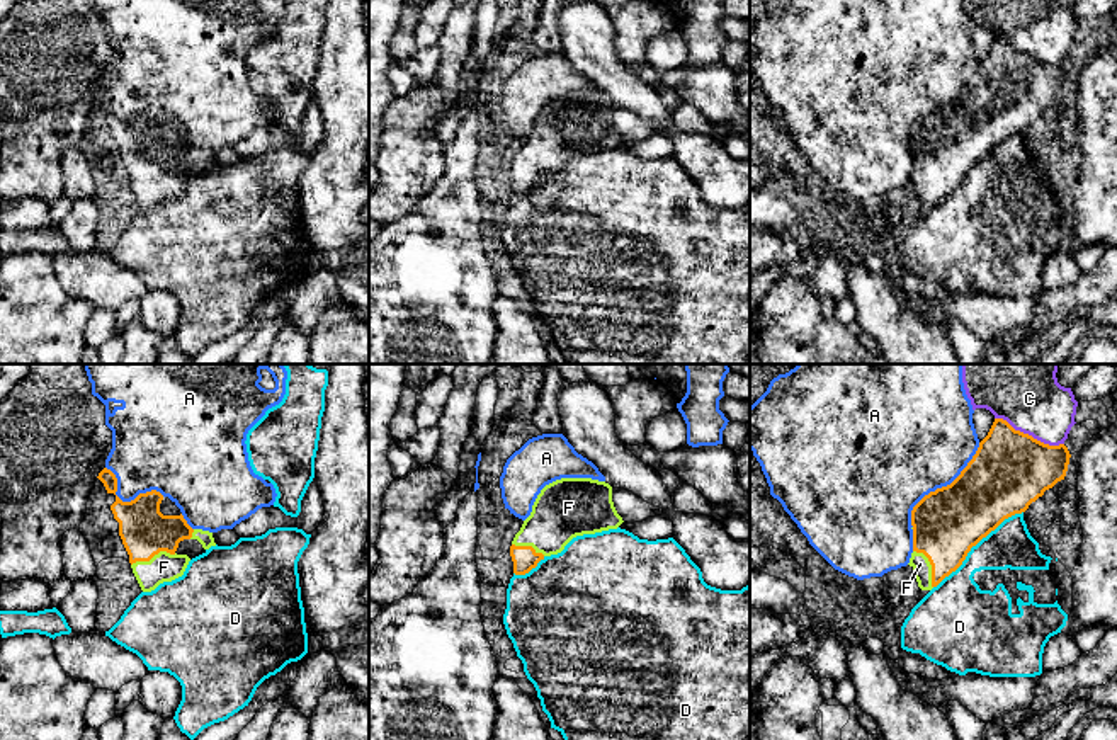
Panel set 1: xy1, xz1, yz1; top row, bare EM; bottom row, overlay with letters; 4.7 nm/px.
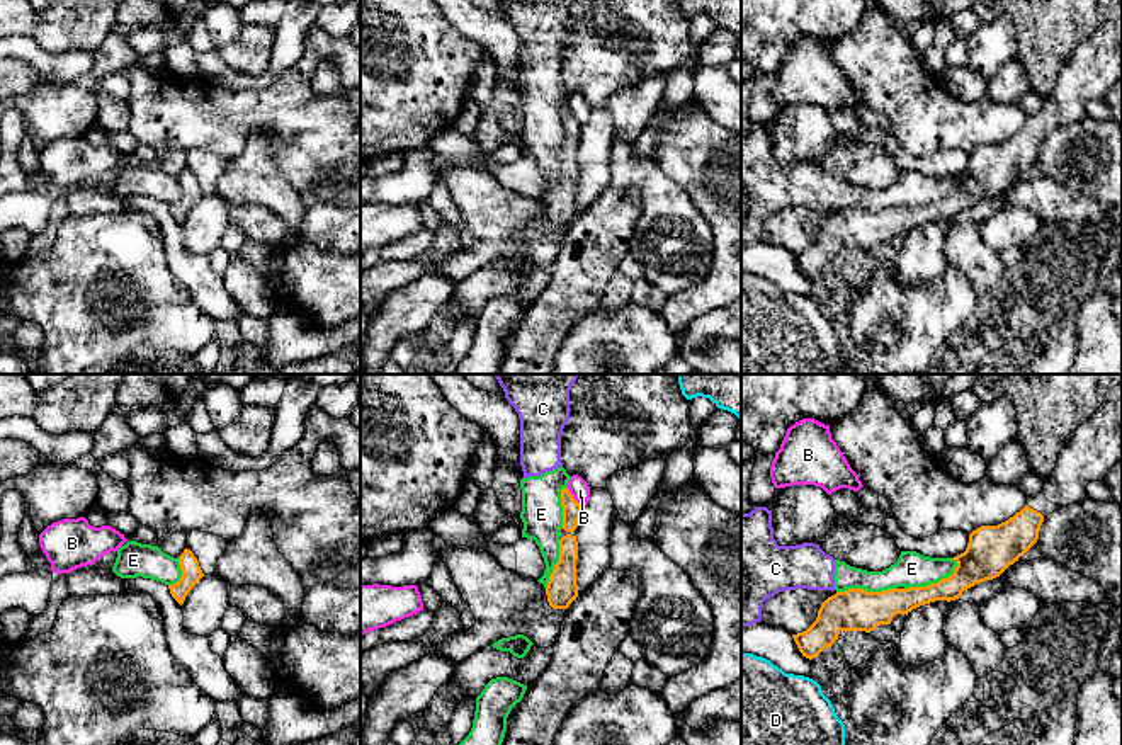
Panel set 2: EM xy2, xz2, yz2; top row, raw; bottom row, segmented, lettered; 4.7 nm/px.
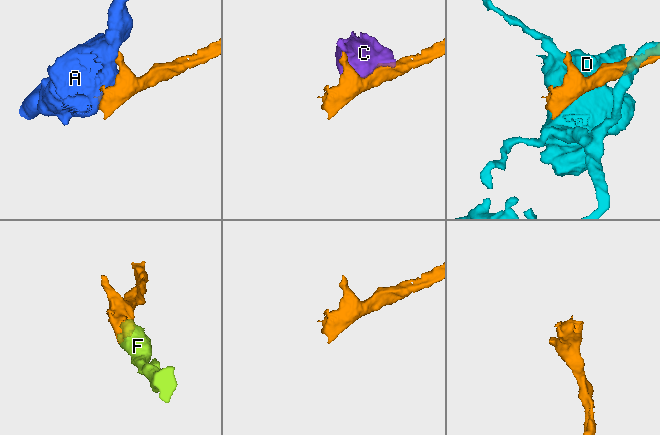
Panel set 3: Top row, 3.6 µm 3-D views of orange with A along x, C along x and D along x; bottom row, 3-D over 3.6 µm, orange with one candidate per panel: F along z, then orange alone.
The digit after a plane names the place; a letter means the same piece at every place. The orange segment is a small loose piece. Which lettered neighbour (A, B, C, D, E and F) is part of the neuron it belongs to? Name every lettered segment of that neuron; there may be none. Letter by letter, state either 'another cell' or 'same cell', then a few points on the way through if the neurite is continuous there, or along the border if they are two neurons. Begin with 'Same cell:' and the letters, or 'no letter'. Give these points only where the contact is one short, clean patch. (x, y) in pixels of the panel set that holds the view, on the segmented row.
Same cell: F
A: another cell
B: another cell | along xz2 (566, 487), (582, 506)
C: another cell
D: another cell
E: another cell
F: same cell

